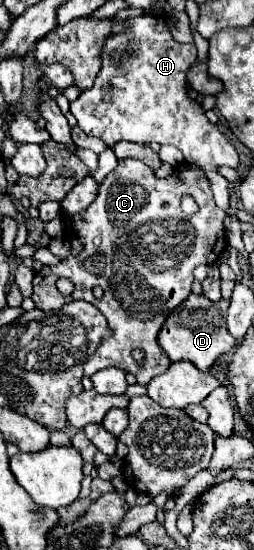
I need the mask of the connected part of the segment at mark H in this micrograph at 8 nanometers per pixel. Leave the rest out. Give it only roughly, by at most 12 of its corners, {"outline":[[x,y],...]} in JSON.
{"outline":[[164,18],[110,36],[70,102],[88,136],[172,144],[225,212],[238,154],[184,92],[194,44]]}

